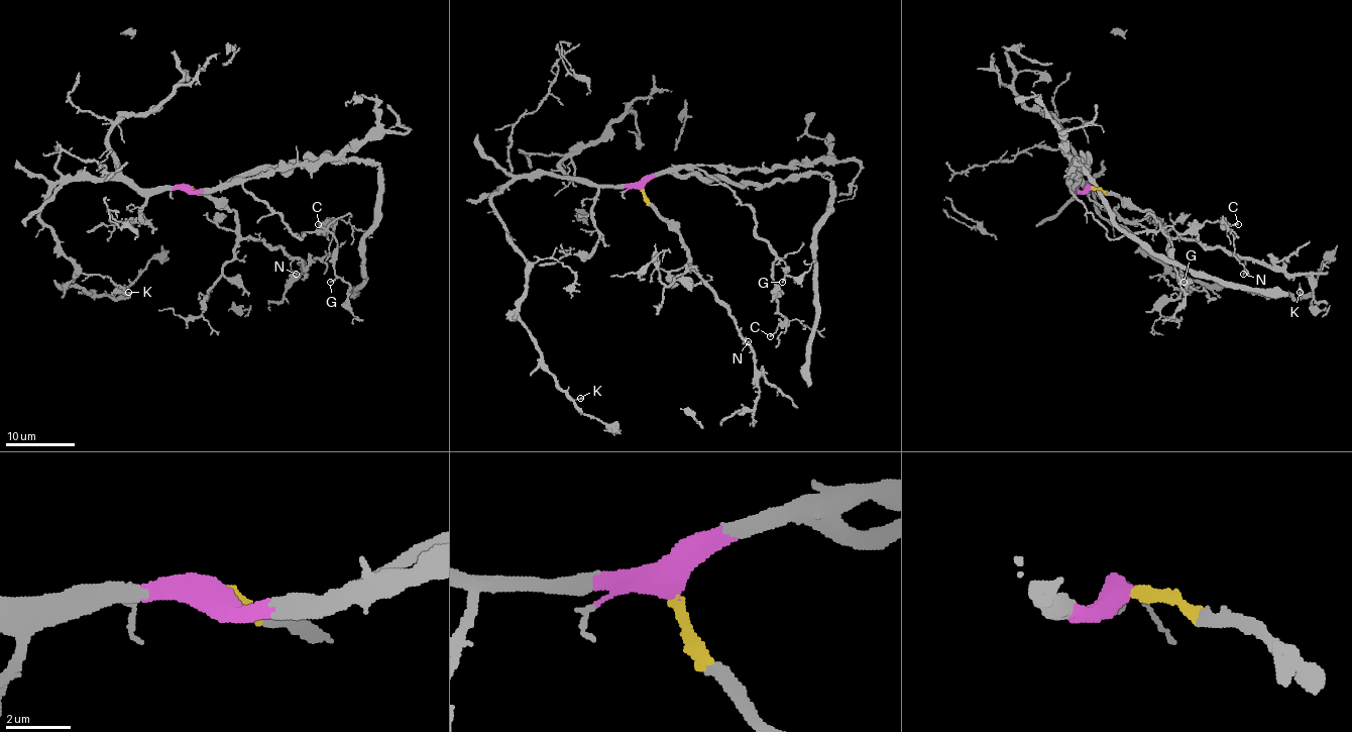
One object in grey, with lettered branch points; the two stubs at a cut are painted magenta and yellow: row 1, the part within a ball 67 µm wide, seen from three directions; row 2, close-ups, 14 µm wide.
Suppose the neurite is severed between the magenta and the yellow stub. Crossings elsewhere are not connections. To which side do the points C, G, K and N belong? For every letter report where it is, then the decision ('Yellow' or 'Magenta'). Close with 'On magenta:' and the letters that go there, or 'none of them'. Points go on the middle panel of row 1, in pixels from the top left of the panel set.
C: Place: (770, 336). Magenta
G: Place: (782, 282). Magenta
K: Place: (580, 398). Magenta
N: Place: (748, 341). Yellow
On magenta: C, G, K

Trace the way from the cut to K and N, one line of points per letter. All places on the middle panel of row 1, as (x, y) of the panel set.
K: (643, 189), (518, 175), (491, 199), (511, 244), (526, 264), (519, 321), (542, 366), (573, 399), (580, 397)
N: (643, 189), (644, 199), (686, 244), (687, 264), (729, 312), (743, 343), (749, 341)

